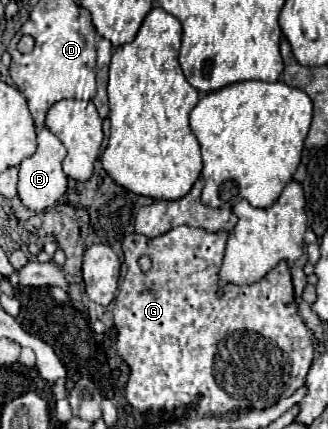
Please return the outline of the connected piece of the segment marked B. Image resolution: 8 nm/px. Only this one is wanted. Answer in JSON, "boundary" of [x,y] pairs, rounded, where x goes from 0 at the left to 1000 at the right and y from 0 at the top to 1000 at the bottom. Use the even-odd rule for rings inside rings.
{"boundary":[[[131,301],[131,305],[113,310],[113,352],[107,352],[107,361],[95,361],[88,371],[76,371],[58,385],[52,445],[58,445],[64,473],[82,487],[95,487],[107,497],[125,497],[125,492],[162,483],[192,459],[192,450],[204,441],[204,408],[186,394],[186,380],[192,380],[198,361],[204,361],[204,347],[192,343],[192,333],[149,301]]]}

